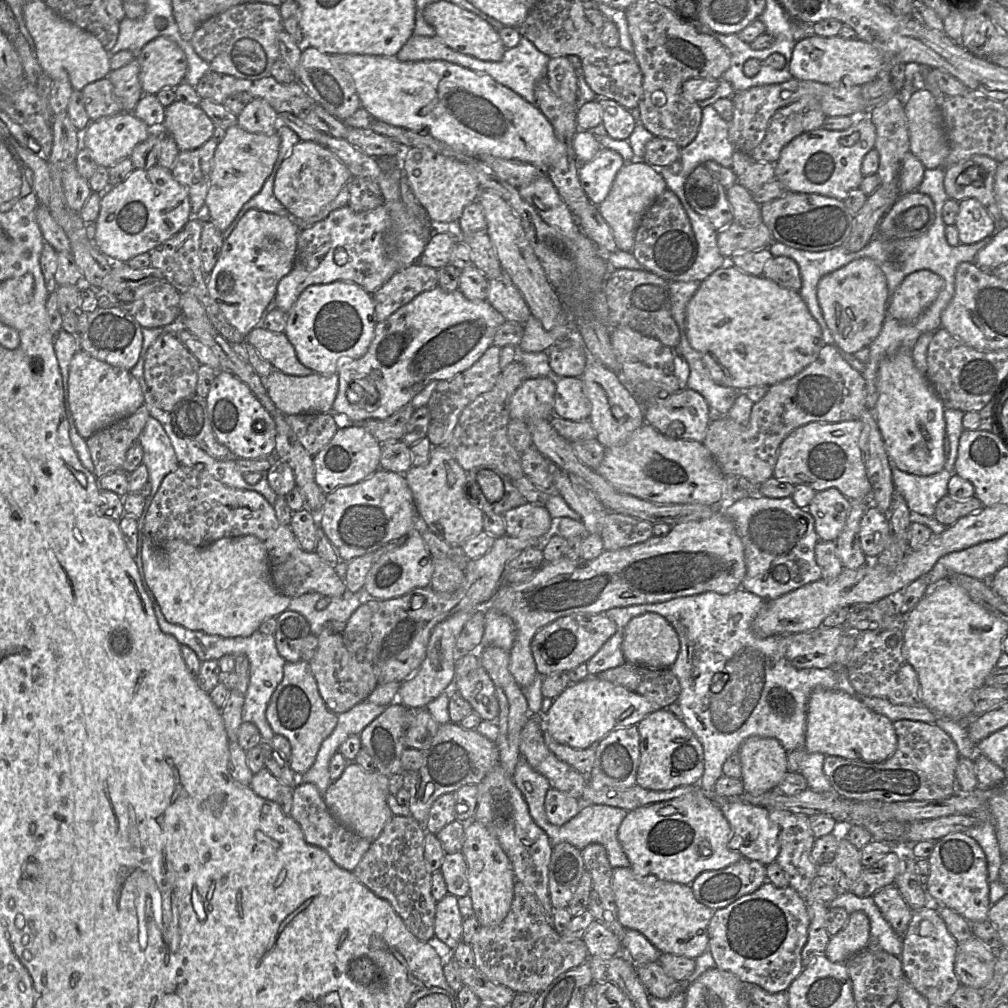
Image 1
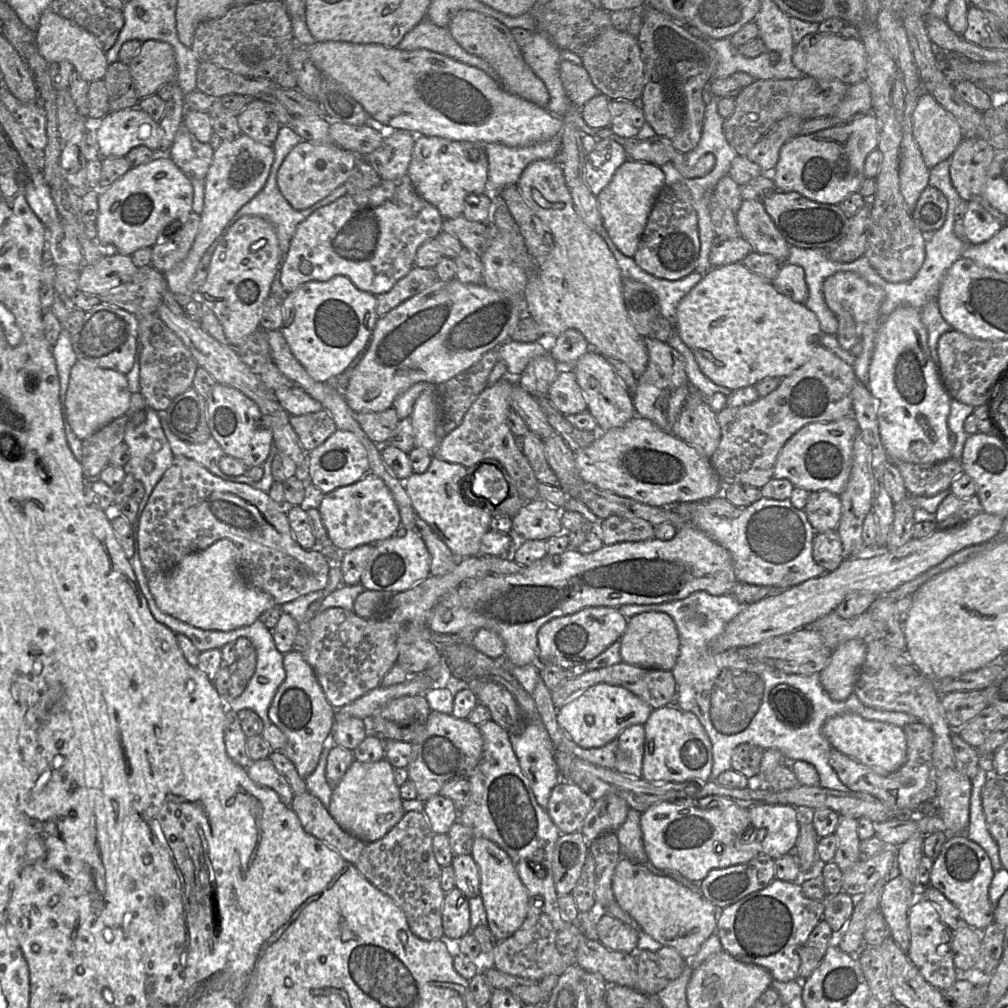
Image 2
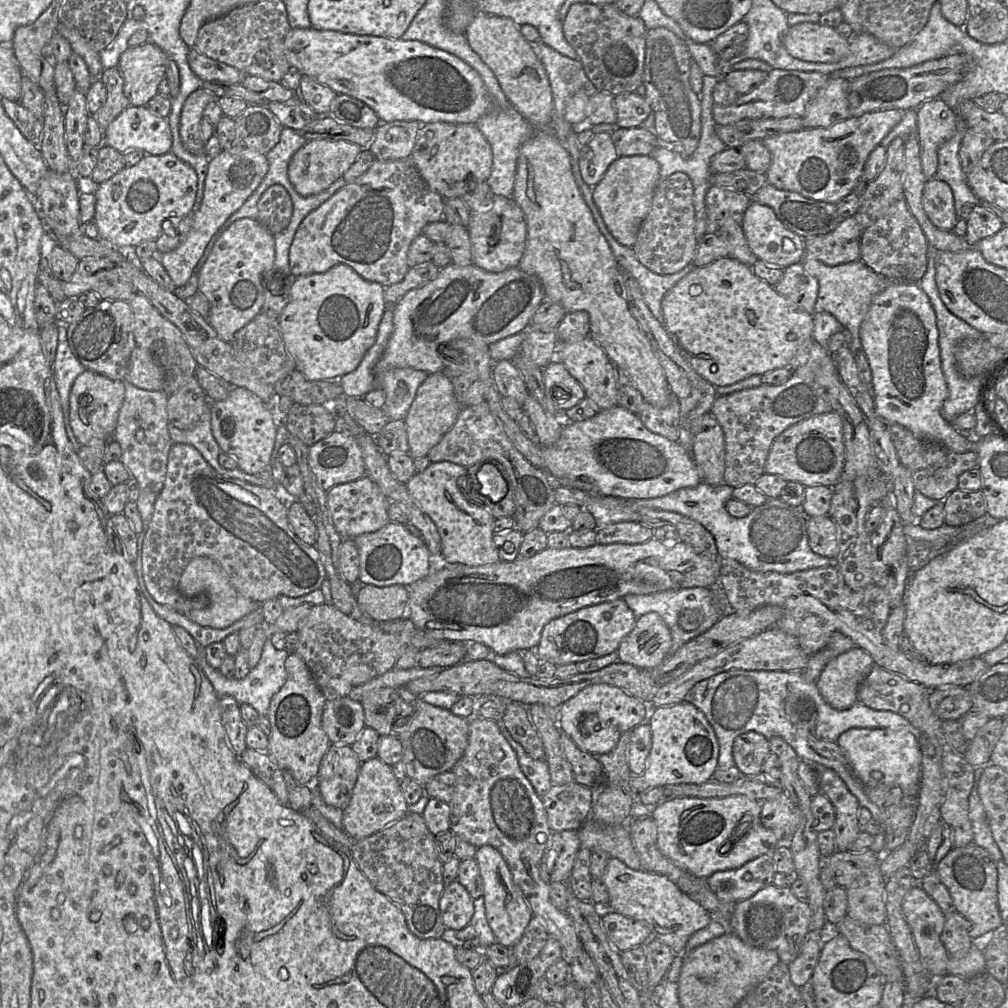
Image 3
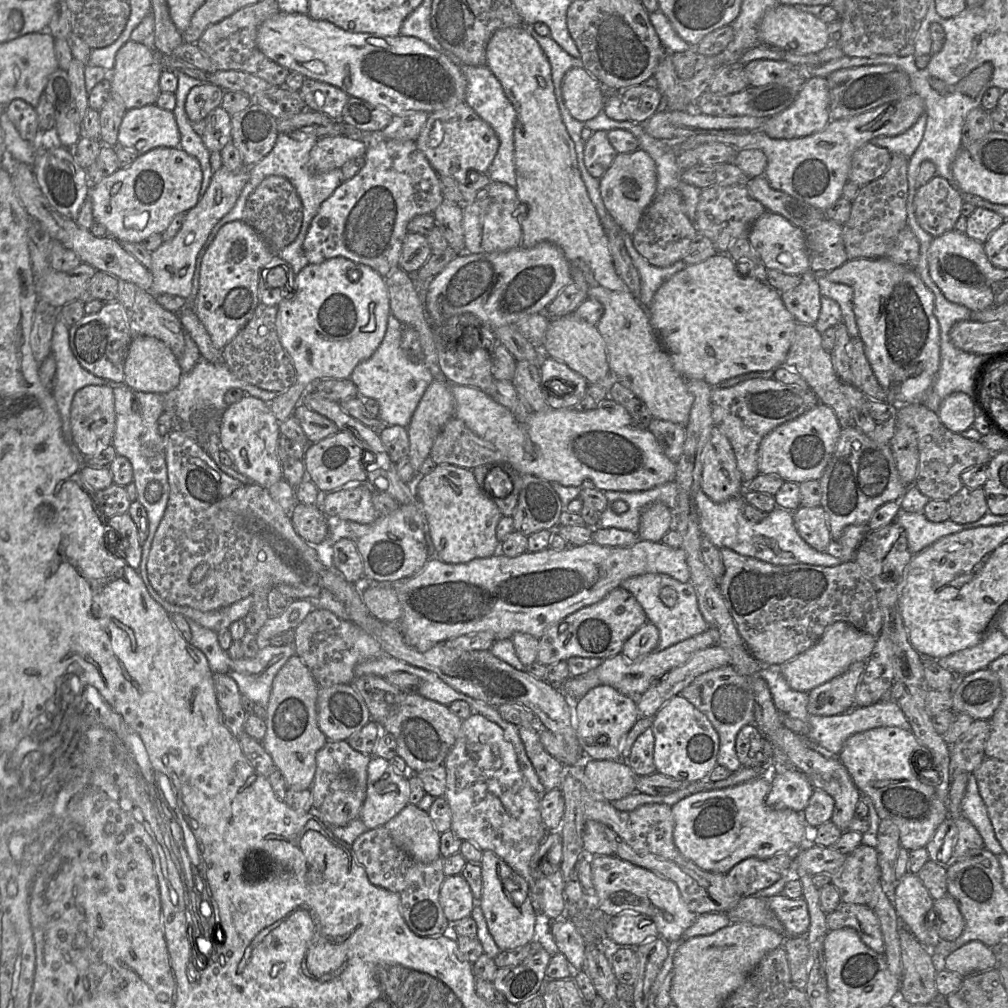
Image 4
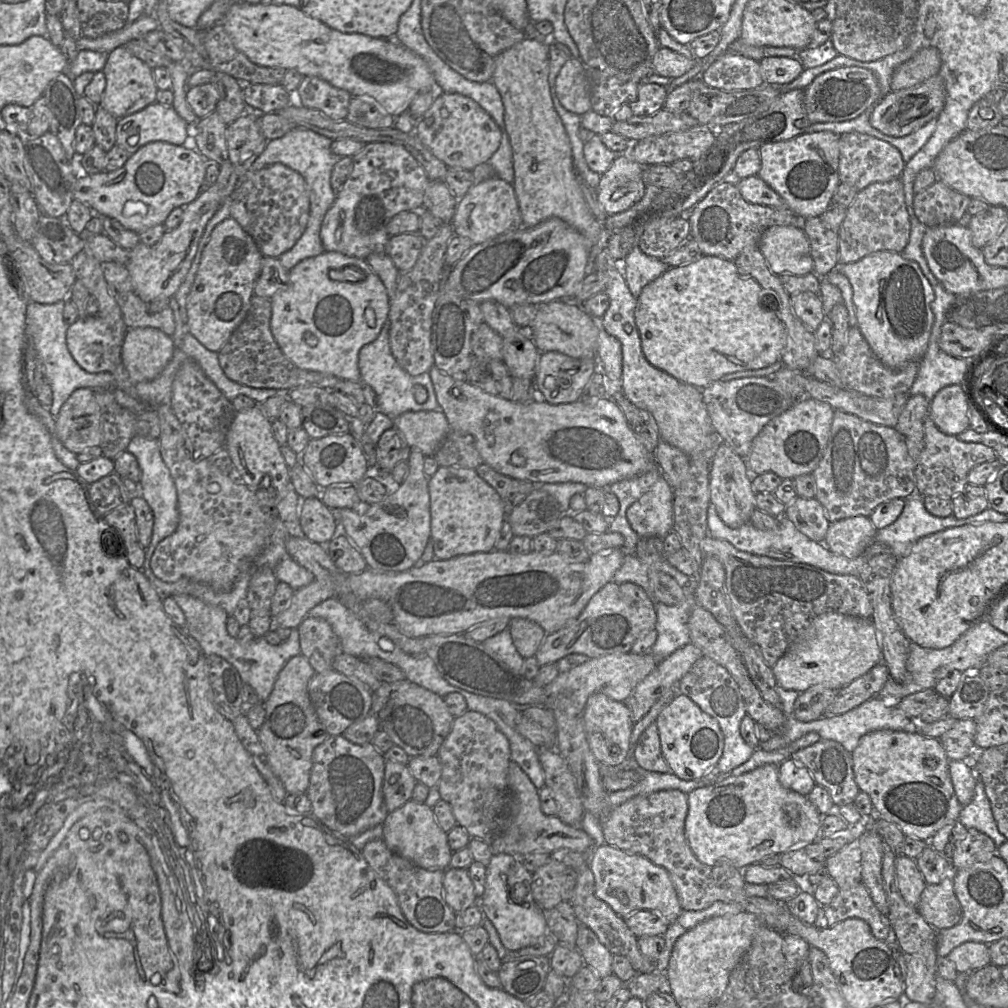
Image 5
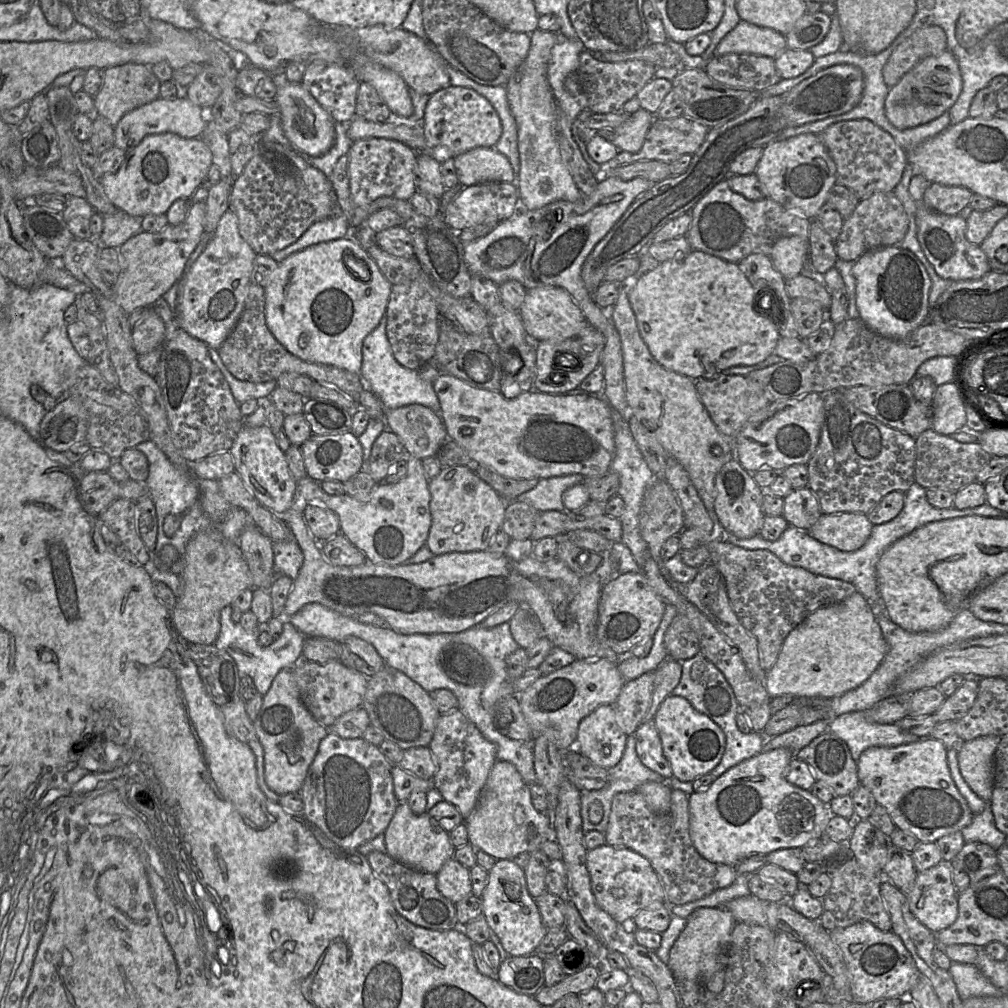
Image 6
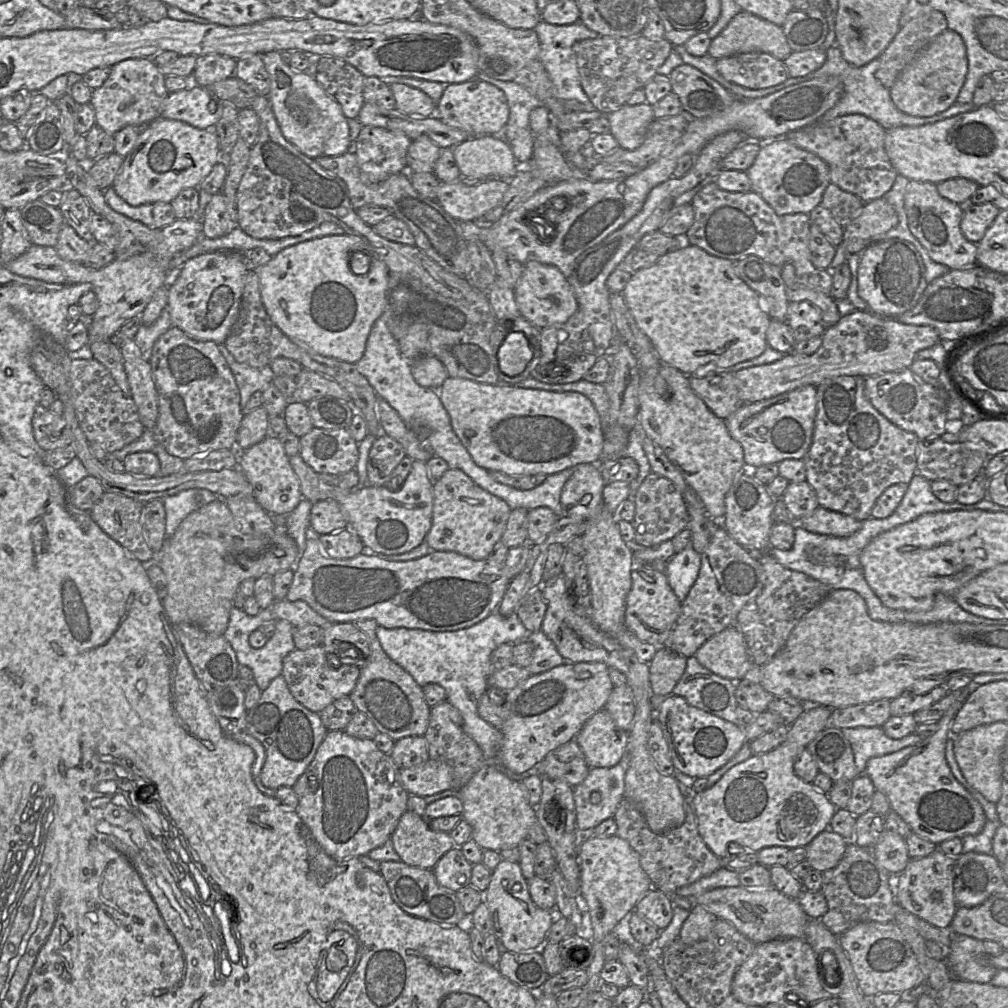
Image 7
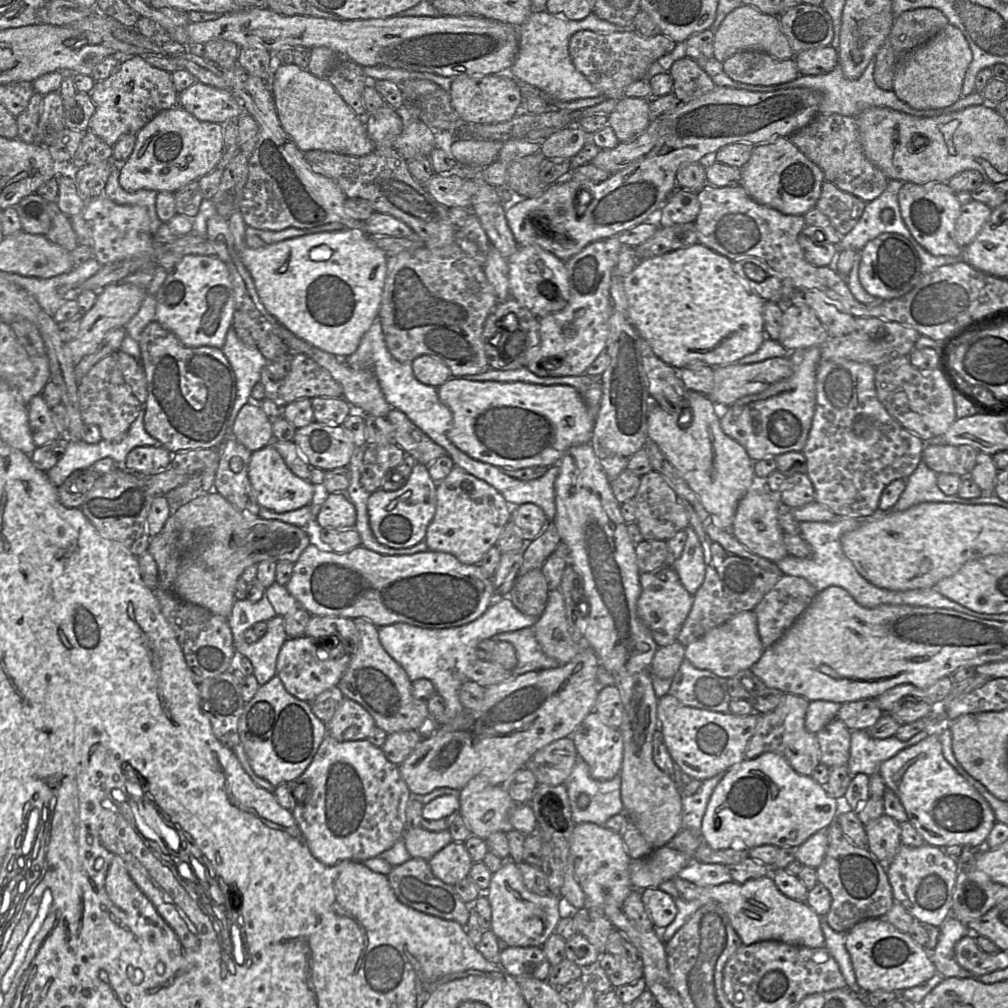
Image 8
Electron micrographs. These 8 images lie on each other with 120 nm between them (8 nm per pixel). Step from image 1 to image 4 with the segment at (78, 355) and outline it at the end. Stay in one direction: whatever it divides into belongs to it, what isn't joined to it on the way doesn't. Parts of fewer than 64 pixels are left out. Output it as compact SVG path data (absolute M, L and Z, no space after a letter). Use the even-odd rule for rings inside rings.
M88 385L78 390L71 403L70 425L74 442L85 457L93 457L111 445L115 430L113 388L108 385Z

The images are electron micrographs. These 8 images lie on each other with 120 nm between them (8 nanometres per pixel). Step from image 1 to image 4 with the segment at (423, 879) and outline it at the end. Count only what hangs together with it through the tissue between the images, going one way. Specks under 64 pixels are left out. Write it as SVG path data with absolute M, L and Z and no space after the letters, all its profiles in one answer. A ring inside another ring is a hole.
M384 826L361 834L351 848L373 885L398 894L400 913L415 935L432 937L450 933L451 924L445 917L439 901L440 890L446 878L442 856L430 863L415 860L395 844Z

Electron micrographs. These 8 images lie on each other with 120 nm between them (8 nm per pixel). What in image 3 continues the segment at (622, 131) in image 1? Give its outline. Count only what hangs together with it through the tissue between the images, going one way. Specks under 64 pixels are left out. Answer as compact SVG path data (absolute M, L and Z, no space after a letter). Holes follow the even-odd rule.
M636 92L623 93L614 98L619 128L640 127L651 113L651 108L645 97Z

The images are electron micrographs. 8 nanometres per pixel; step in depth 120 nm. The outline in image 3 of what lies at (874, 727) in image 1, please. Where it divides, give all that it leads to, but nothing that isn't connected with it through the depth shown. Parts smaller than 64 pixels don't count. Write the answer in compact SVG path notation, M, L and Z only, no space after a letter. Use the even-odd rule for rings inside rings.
M851 728L837 742L848 758L848 767L864 787L886 785L900 787L906 796L918 796L921 779L922 754L917 737L905 728Z

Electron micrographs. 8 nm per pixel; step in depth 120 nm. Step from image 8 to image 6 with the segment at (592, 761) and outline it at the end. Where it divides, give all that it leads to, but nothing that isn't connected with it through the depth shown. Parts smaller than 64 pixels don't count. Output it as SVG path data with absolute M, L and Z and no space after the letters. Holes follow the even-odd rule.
M601 705L580 722L575 748L595 765L609 769L616 766L621 760L627 738L627 734L618 724L615 706Z

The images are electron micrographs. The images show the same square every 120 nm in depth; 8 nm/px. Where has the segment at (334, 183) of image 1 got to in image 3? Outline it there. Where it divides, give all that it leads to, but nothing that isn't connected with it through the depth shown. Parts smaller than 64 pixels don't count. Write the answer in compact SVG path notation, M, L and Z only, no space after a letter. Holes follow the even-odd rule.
M309 140L292 156L288 165L288 179L300 196L318 194L341 178L363 149L355 143L345 140Z

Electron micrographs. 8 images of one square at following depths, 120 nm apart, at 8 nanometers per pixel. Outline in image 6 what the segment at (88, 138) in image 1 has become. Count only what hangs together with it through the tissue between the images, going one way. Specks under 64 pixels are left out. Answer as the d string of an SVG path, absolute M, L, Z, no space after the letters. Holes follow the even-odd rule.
M187 96L176 99L157 98L126 113L114 128L114 145L125 152L133 150L150 134L171 132L184 138L198 138L204 130L208 117L206 111L194 104Z

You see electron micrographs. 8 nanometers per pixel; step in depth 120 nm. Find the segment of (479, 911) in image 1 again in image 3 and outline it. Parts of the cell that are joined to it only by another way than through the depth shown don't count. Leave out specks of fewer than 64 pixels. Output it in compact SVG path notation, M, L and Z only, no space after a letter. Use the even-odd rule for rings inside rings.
M490 845L478 847L475 860L483 882L482 897L488 924L499 944L513 947L520 940L533 917L532 910L521 890L515 885L505 859L496 848Z

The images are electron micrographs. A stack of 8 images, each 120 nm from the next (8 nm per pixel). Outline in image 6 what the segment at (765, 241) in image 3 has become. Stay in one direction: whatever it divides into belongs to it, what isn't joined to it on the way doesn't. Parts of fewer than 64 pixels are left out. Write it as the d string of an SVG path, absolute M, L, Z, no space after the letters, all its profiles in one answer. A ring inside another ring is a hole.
M799 236L782 237L774 243L769 257L785 279L795 277L809 259L809 241Z

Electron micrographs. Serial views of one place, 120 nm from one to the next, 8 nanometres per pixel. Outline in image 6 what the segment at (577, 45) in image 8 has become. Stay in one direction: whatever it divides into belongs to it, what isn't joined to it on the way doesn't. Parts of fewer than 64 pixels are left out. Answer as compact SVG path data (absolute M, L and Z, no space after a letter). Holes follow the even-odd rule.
M584 48L579 54L577 70L577 79L582 91L582 103L585 108L596 114L623 112L623 105L635 97L654 78L657 69L643 60L602 62L595 59L592 53Z

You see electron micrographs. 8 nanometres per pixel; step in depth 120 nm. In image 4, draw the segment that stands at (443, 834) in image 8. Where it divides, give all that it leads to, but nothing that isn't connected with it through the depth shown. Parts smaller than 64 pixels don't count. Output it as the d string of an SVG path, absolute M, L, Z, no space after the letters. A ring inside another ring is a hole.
M407 804L384 827L395 844L415 860L430 863L441 856L441 834L435 829L428 812L417 805Z

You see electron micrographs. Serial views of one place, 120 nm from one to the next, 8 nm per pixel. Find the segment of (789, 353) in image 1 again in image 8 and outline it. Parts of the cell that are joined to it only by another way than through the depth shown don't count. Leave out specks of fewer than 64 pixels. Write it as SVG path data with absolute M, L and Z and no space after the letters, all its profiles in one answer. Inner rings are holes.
M699 242L686 248L638 261L634 269L623 277L623 288L628 302L628 319L639 335L649 343L655 355L676 370L687 367L692 361L703 361L711 367L732 365L732 362L755 353L766 338L763 324L765 300L747 287L742 278L733 270L732 261L729 258Z

